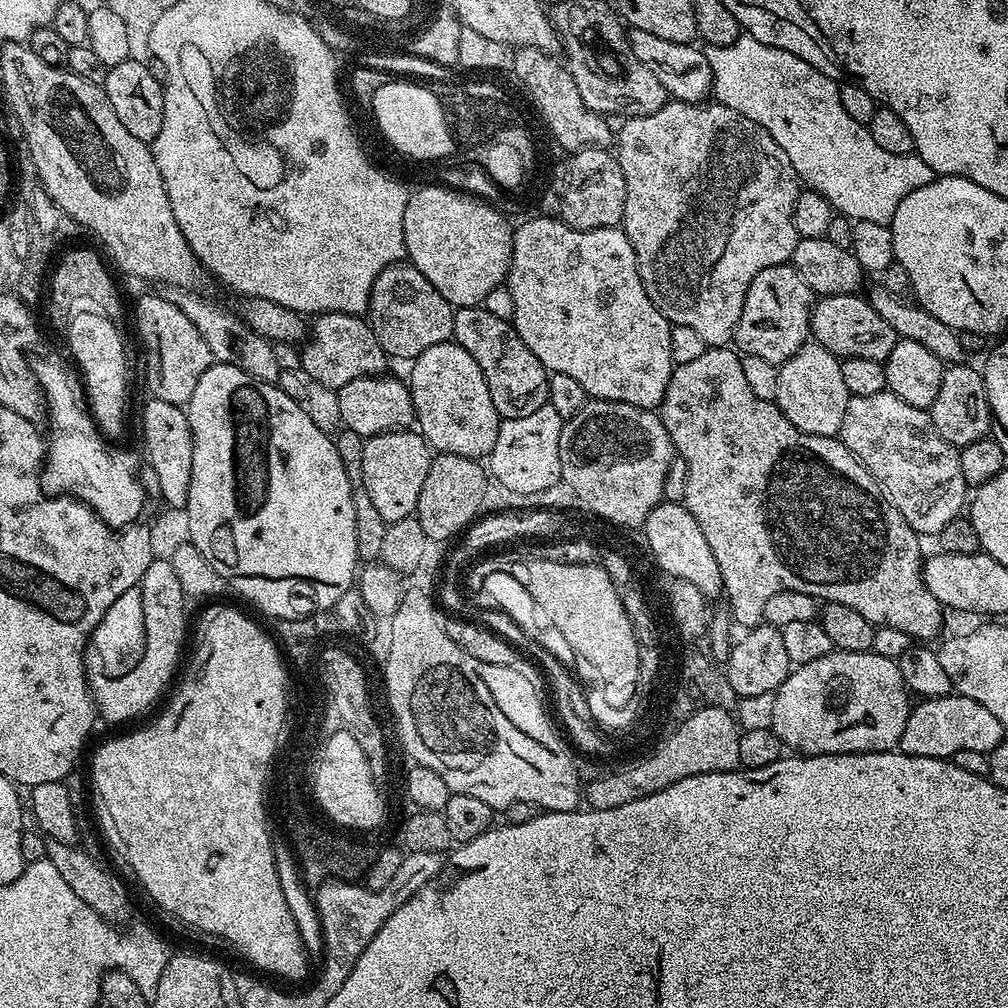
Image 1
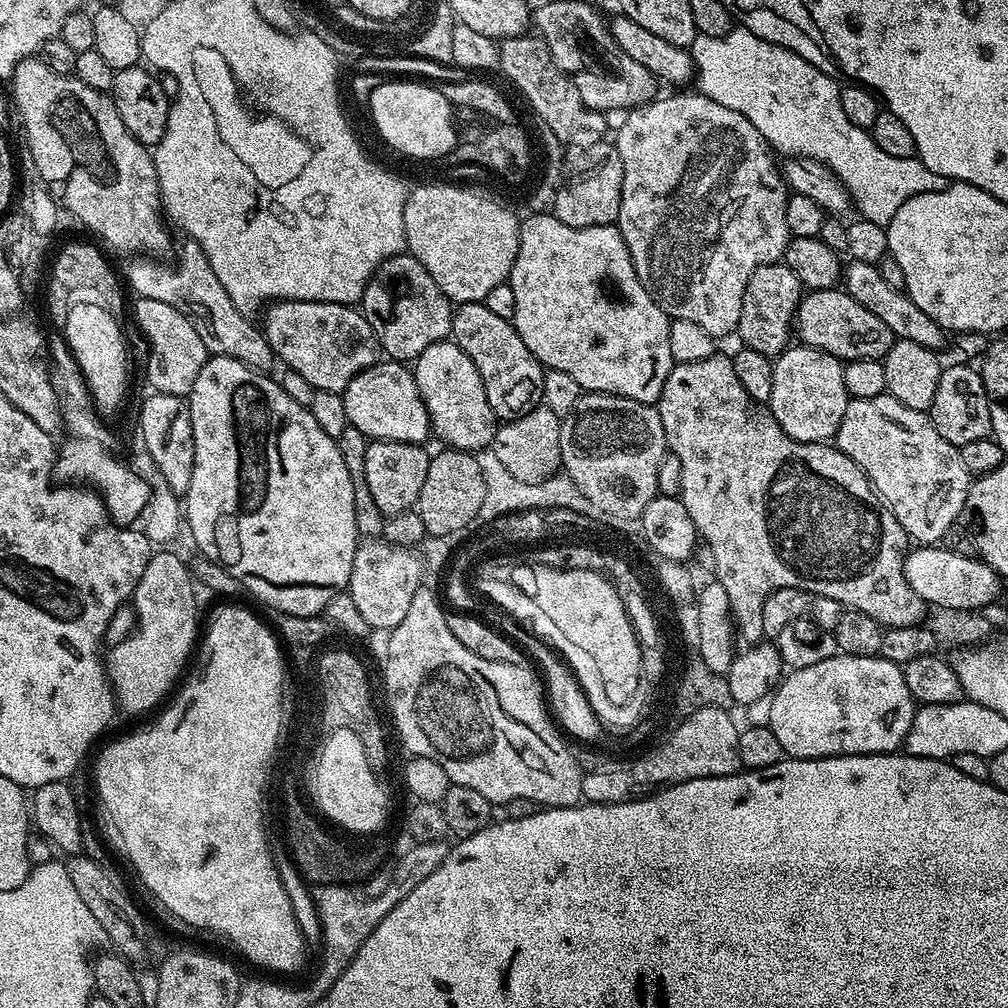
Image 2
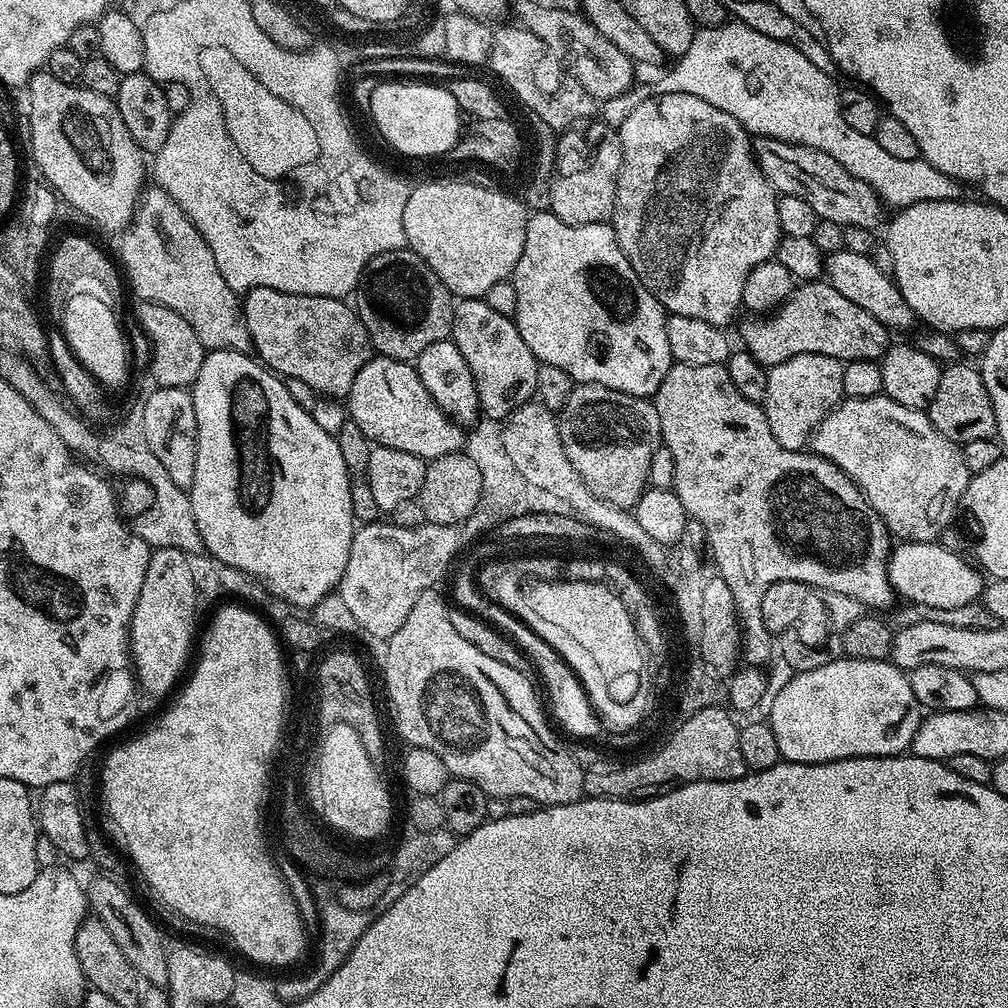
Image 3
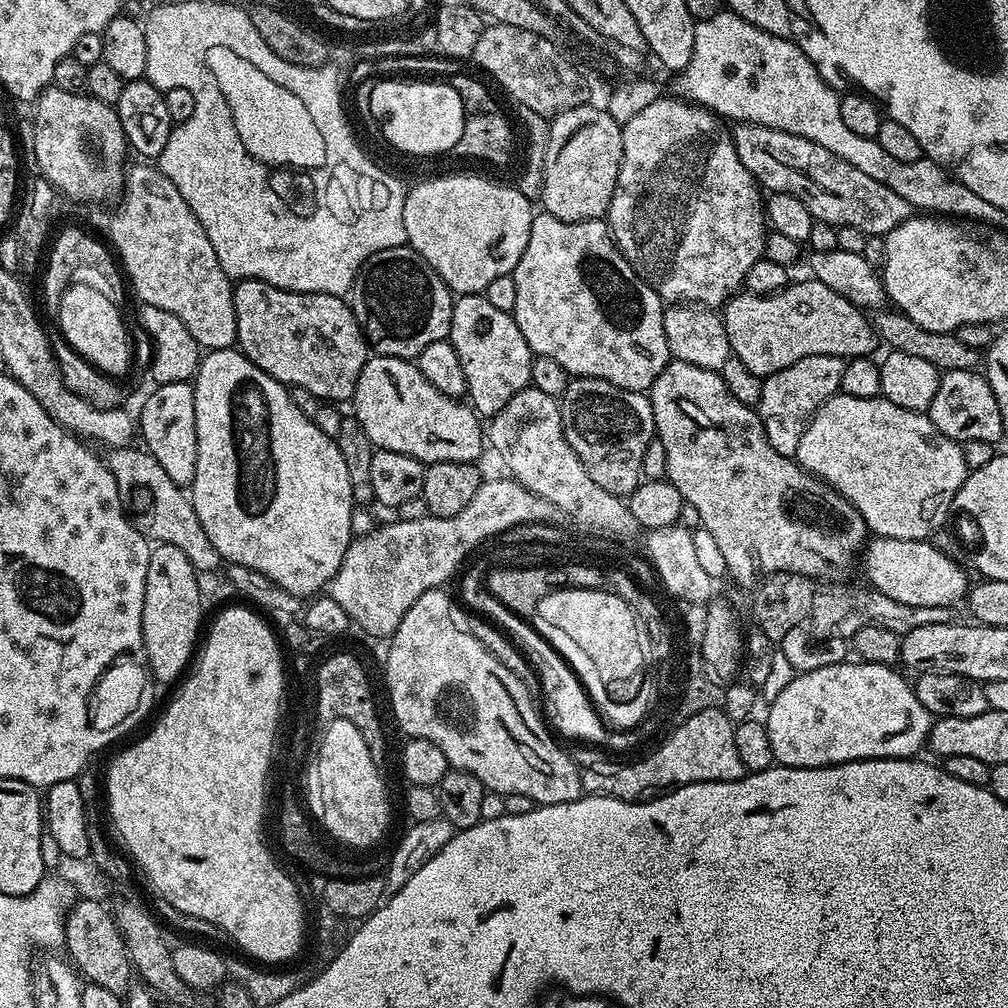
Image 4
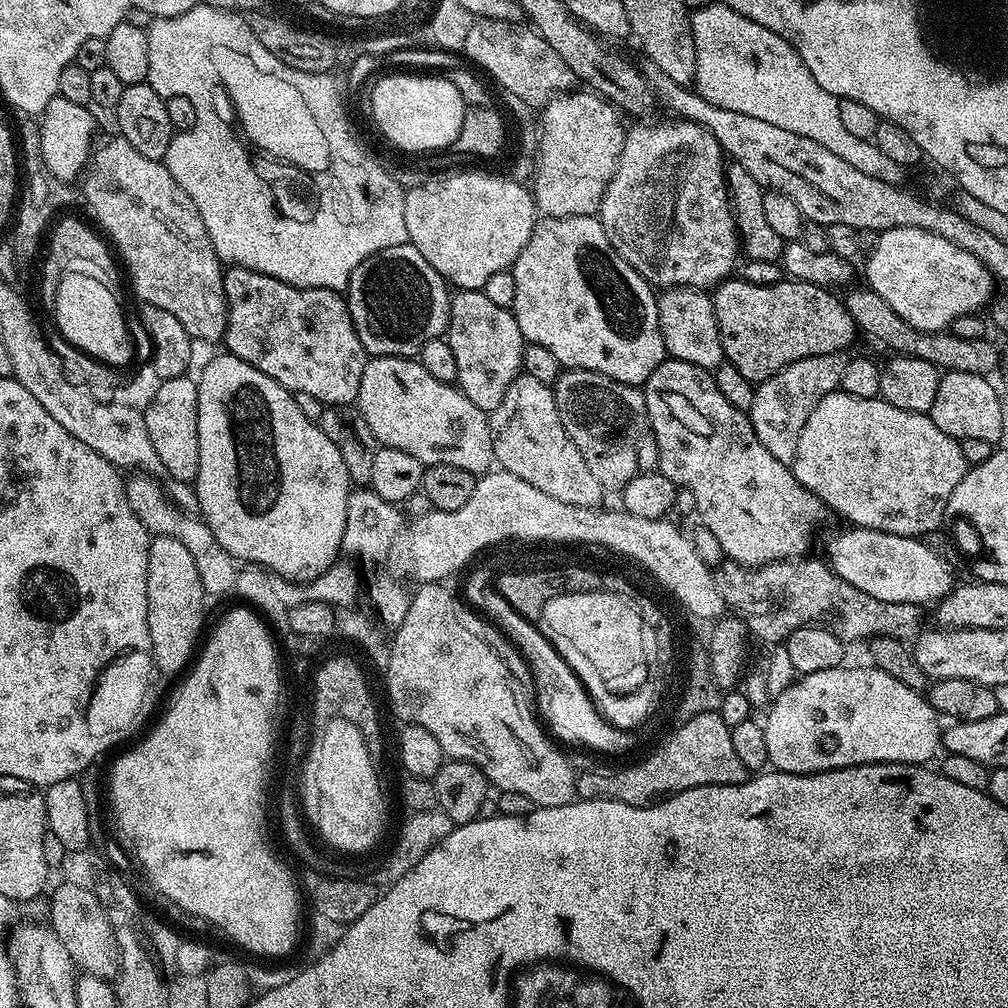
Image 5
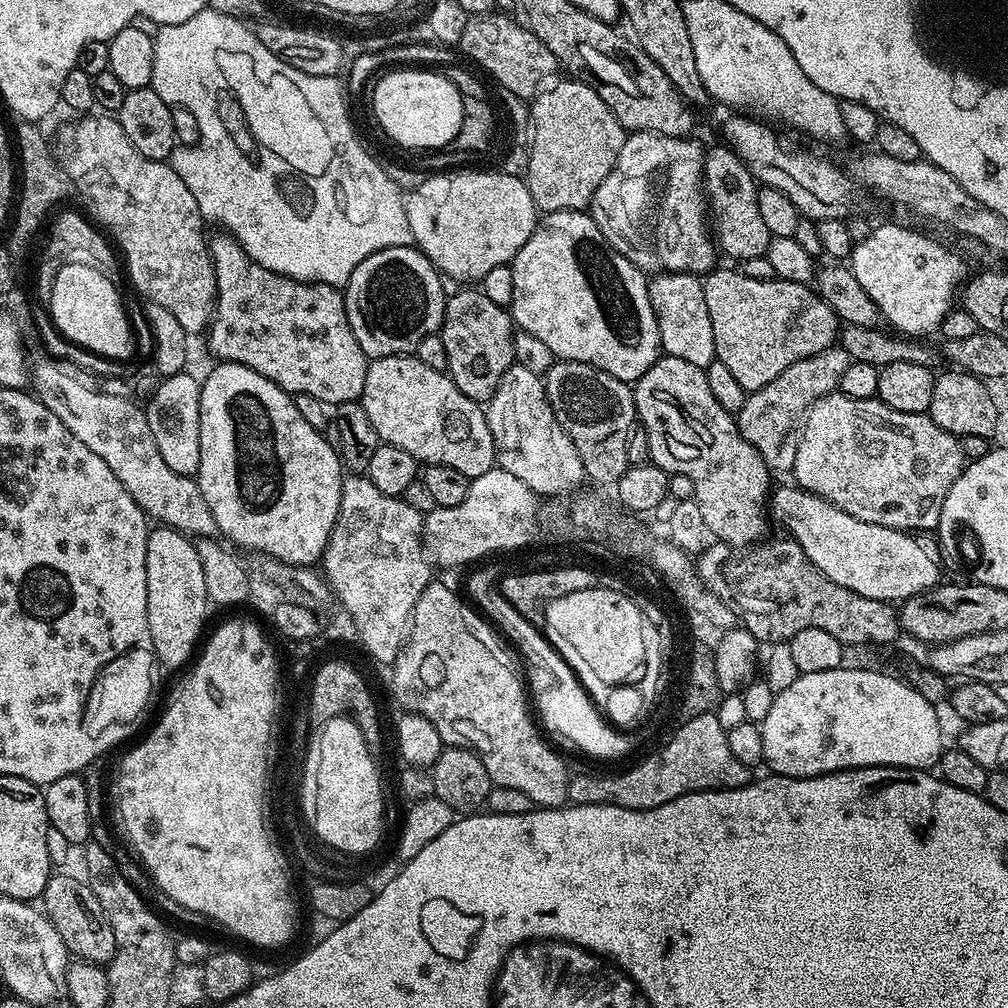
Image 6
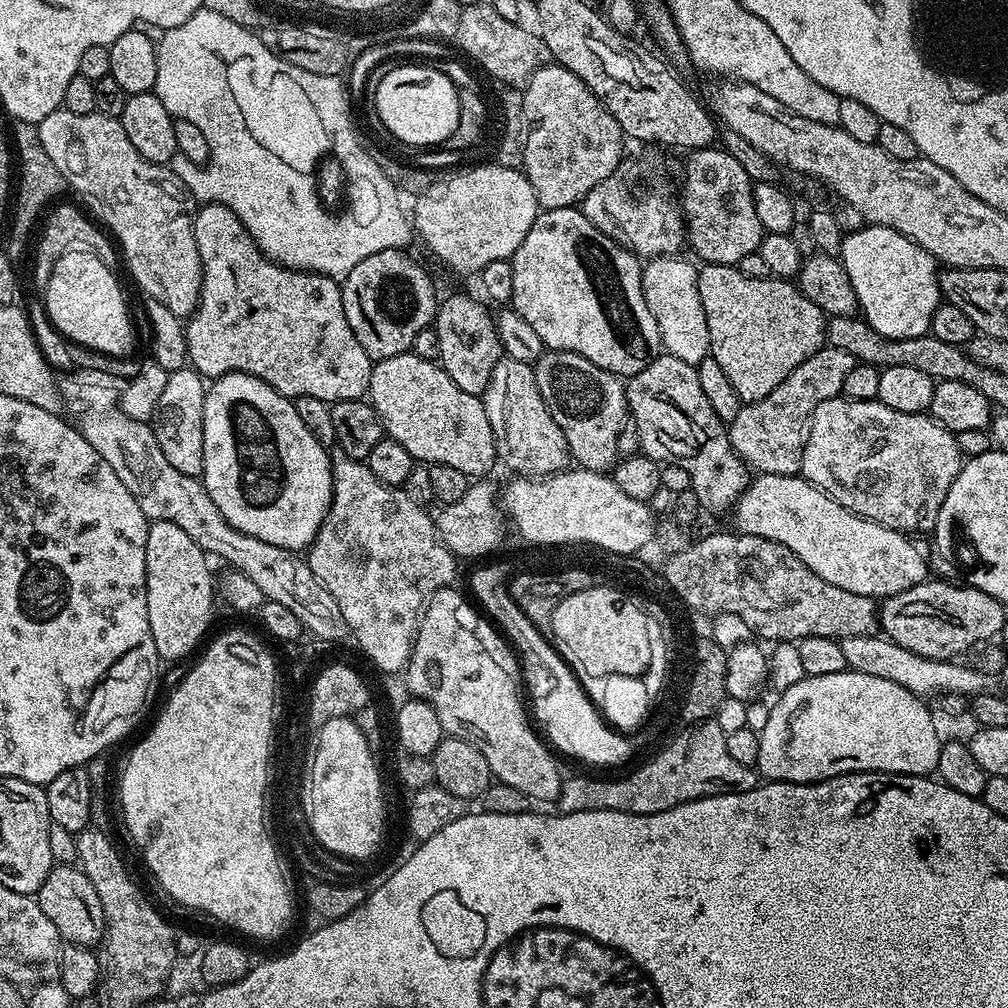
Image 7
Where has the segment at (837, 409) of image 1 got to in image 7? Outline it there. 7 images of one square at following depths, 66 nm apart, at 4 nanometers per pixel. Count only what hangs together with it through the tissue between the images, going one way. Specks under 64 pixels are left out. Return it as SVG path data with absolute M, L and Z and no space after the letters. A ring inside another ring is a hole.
M831 346L819 348L806 362L799 364L766 398L753 404L744 404L738 410L738 418L728 425L728 437L732 448L749 469L760 474L782 474L795 476L802 466L802 454L808 441L808 425L814 410L822 402L837 399L842 393L842 382L846 374L858 363L854 354Z

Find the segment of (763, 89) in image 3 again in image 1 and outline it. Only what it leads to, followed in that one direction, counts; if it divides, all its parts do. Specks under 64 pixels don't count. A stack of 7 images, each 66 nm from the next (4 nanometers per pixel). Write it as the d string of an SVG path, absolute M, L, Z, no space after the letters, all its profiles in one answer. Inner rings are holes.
M747 34L740 35L730 46L709 47L706 55L712 71L715 99L727 108L738 110L738 114L746 114L750 122L762 126L762 130L766 130L766 134L770 134L770 138L786 150L786 158L790 158L797 177L811 191L827 198L839 215L853 222L865 220L888 224L894 218L894 210L898 210L898 202L902 202L906 194L934 179L932 168L926 166L920 156L890 154L882 150L882 146L878 146L878 142L874 142L868 133L867 127L854 122L854 118L846 114L840 101L840 84L810 66L810 62L802 62L802 58L786 50L766 46L766 42L758 42L758 38Z

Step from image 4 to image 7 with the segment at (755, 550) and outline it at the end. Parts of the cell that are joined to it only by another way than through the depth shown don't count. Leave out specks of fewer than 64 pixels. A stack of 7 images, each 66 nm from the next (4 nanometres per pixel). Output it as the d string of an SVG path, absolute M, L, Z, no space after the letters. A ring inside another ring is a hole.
M667 354L657 356L639 374L627 381L628 411L631 423L636 425L640 435L640 452L664 466L677 464L688 475L688 480L692 483L691 491L701 509L713 508L716 512L727 513L735 505L736 499L747 490L750 469L732 448L725 421L714 414L714 409L698 382L696 370L697 365L687 364L679 358Z

